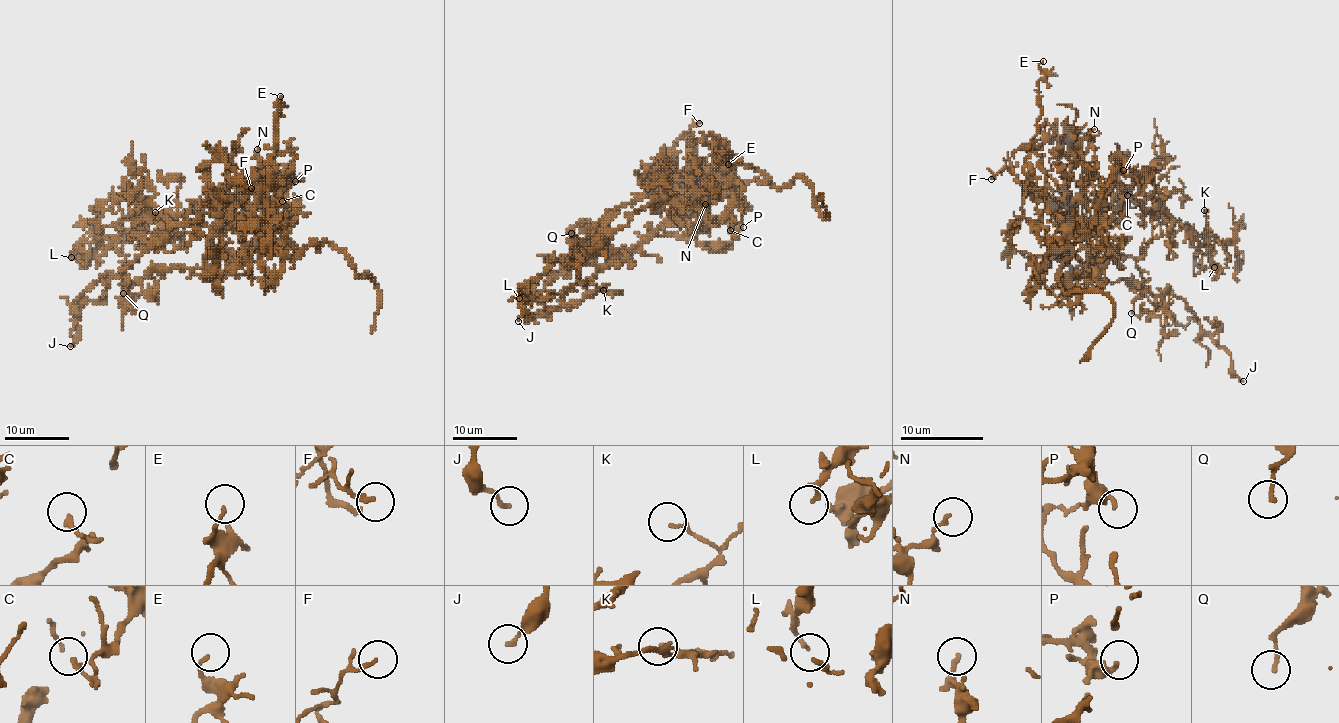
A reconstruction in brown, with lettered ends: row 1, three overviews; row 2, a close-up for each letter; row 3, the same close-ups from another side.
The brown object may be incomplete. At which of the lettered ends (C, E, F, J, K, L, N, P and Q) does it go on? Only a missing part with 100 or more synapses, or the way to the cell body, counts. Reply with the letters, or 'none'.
none

